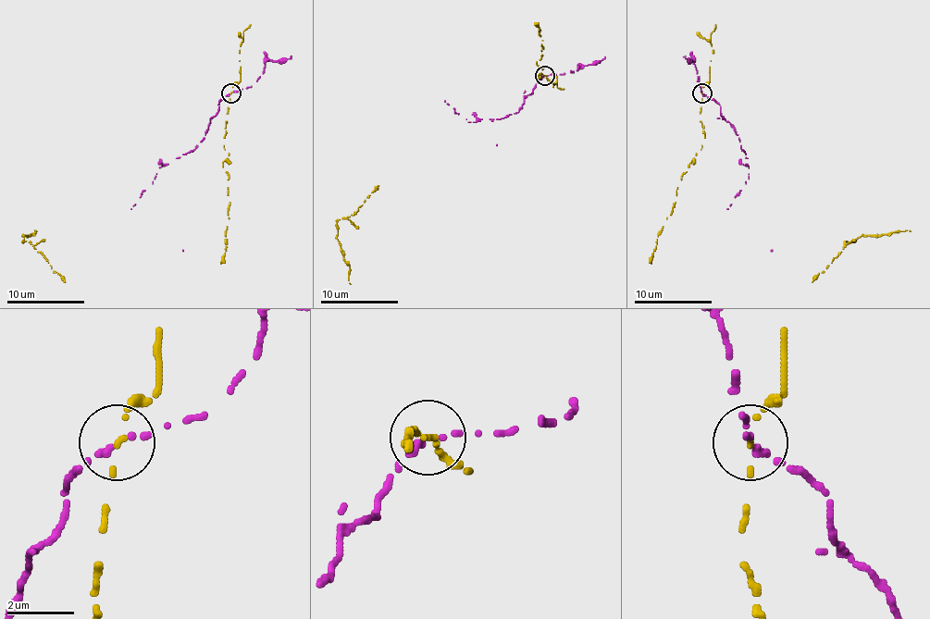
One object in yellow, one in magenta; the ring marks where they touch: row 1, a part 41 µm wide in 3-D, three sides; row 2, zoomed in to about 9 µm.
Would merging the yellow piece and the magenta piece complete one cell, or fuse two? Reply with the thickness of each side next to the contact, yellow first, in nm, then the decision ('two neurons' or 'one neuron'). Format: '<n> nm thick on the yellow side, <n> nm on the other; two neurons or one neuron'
140 nm thick on the yellow side, 170 nm on the other; two neurons

